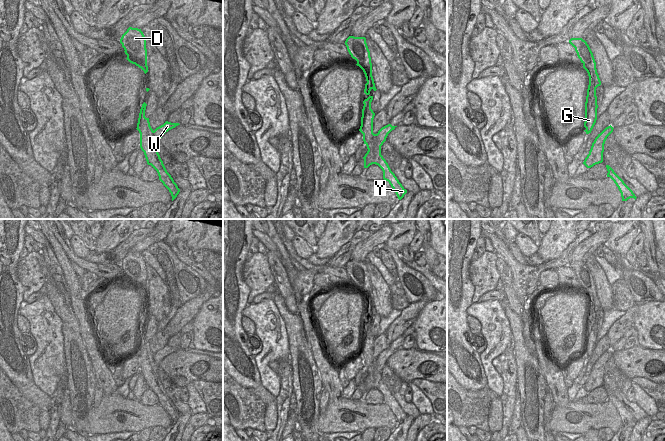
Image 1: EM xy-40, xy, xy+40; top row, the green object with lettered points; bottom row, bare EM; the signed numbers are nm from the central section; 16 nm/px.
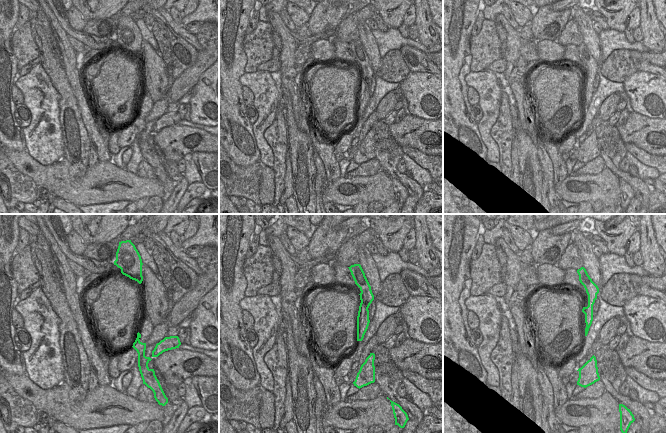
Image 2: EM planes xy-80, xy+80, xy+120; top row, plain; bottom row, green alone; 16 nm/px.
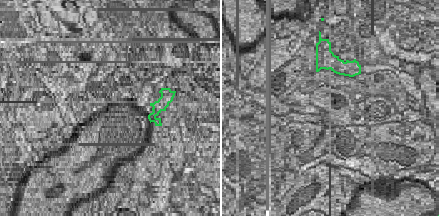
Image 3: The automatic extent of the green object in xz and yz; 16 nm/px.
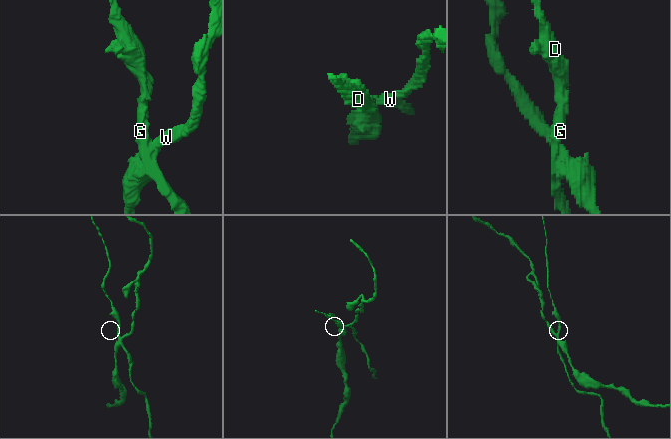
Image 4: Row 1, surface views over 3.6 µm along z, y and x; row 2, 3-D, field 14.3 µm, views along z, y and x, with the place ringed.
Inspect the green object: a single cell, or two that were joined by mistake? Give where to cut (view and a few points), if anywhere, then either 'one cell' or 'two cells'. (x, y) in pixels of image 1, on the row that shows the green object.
xy (380, 148), (373, 149), (373, 163) | two cells

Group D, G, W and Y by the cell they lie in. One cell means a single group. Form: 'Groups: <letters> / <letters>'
Groups: D G Y / W

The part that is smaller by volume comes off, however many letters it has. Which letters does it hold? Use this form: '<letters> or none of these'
D, G, Y

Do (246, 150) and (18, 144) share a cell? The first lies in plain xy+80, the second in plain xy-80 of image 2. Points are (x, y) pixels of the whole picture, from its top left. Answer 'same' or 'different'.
same

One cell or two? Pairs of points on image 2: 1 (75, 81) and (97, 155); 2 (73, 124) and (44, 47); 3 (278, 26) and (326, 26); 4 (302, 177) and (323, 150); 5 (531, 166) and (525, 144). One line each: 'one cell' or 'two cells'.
1: one cell
2: one cell
3: two cells
4: two cells
5: one cell

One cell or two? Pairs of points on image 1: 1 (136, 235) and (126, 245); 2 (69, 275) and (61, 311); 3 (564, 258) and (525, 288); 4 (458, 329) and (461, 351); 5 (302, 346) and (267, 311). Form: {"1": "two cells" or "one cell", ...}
{"1": "one cell", "2": "two cells", "3": "one cell", "4": "one cell", "5": "two cells"}

